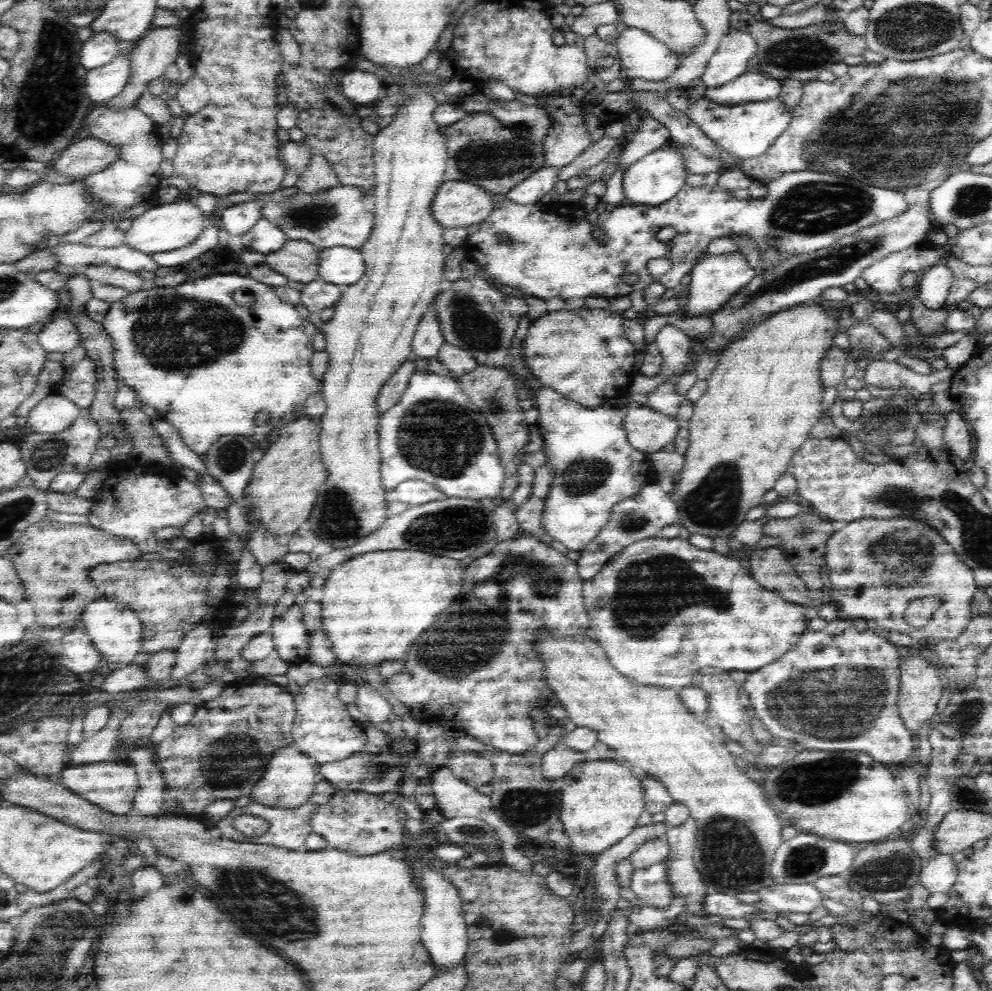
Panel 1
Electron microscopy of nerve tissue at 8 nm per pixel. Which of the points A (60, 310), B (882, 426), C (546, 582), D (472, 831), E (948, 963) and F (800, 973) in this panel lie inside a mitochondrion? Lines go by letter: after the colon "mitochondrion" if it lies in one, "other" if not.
A: other
B: mitochondrion
C: mitochondrion
D: mitochondrion
E: other
F: other

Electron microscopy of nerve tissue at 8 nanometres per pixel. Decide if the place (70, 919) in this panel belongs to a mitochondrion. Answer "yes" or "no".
yes

